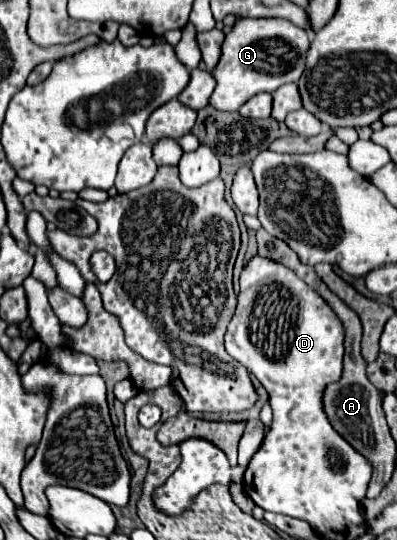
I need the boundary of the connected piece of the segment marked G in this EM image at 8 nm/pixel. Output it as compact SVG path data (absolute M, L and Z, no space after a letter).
M286 19L236 21L222 43L222 55L214 67L216 89L210 105L218 111L238 111L256 93L276 91L284 83L294 83L304 71L308 43L308 33Z

